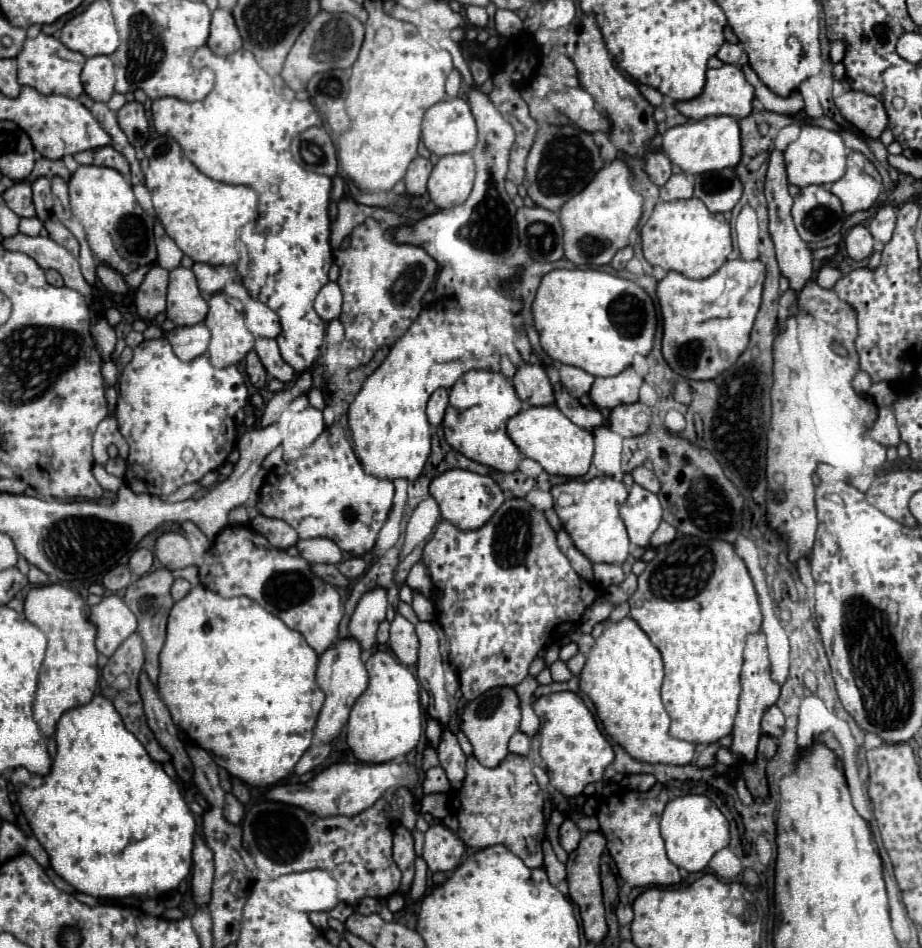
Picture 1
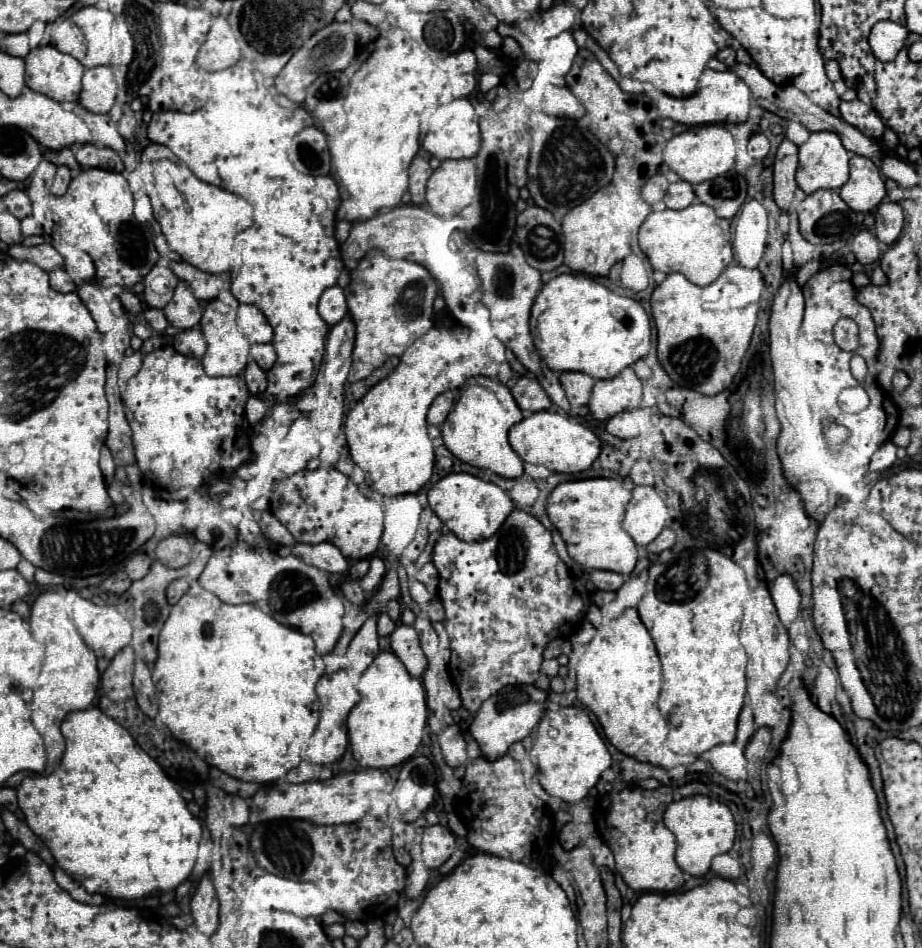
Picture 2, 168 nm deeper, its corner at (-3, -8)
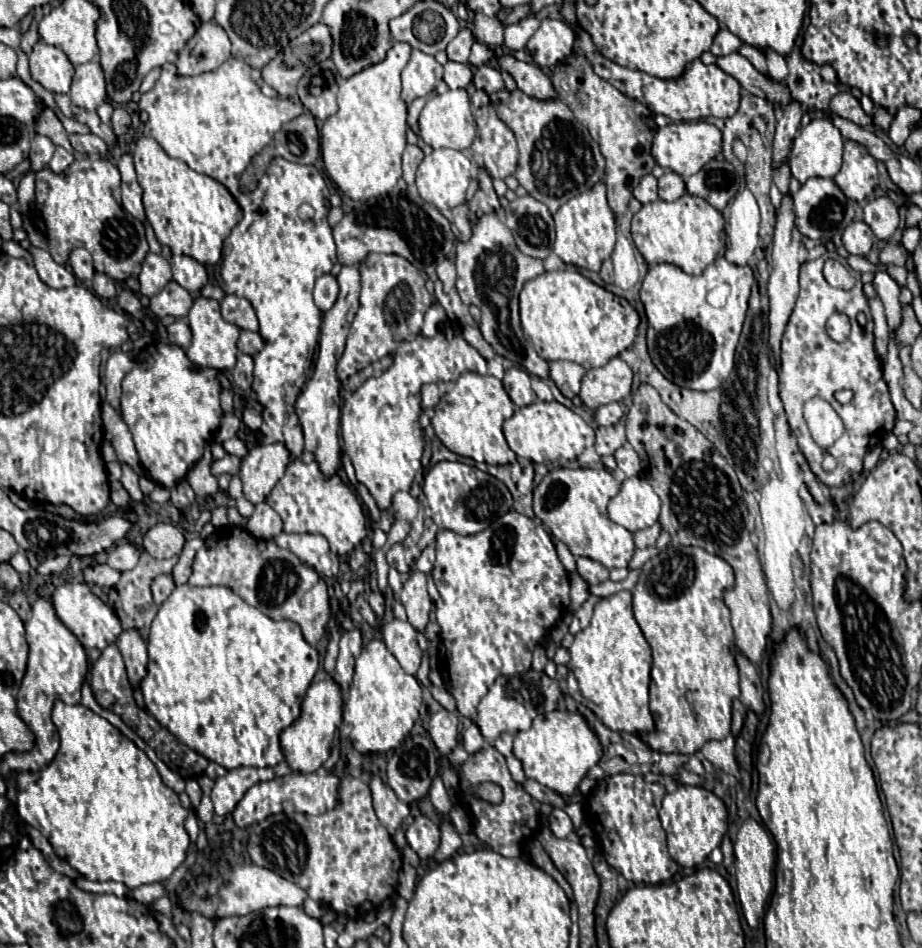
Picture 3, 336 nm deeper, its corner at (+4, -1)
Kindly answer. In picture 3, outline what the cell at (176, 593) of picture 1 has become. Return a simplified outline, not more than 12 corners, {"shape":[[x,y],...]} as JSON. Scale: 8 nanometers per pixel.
{"shape":[[170,574],[154,578],[154,602],[162,602],[172,594],[176,584]]}

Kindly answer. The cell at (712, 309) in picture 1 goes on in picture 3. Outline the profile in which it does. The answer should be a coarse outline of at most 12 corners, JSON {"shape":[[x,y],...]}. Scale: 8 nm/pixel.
{"shape":[[752,268],[642,282],[648,352],[664,378],[714,390],[734,368]]}

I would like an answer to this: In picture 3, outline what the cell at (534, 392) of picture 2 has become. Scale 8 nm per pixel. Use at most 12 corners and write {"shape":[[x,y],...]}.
{"shape":[[506,370],[502,382],[516,406],[536,400],[526,370]]}

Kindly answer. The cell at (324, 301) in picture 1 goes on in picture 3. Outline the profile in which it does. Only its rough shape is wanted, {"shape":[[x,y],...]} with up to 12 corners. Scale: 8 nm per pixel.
{"shape":[[324,274],[314,286],[314,304],[328,312],[338,298],[338,282]]}

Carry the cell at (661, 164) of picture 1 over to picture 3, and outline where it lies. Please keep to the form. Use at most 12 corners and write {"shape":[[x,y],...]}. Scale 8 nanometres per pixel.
{"shape":[[646,174],[634,188],[634,198],[642,204],[658,200],[658,182]]}

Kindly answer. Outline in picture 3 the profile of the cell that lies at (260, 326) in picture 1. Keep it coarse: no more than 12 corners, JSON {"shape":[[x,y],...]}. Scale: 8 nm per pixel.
{"shape":[[246,298],[220,302],[226,322],[258,332],[258,318]]}

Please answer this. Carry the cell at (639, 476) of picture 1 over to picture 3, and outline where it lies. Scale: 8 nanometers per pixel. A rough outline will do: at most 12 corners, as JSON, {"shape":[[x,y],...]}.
{"shape":[[630,444],[616,450],[618,468],[626,476],[638,476],[642,464]]}

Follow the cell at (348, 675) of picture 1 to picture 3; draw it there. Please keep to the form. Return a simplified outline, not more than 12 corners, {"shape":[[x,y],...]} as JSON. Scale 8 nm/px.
{"shape":[[312,682],[298,722],[280,734],[294,772],[328,760],[342,724],[342,688]]}

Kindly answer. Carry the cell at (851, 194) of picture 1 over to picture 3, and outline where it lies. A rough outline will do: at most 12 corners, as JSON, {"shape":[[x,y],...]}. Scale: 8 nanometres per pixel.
{"shape":[[844,142],[834,182],[848,200],[864,202],[878,186],[874,158]]}

